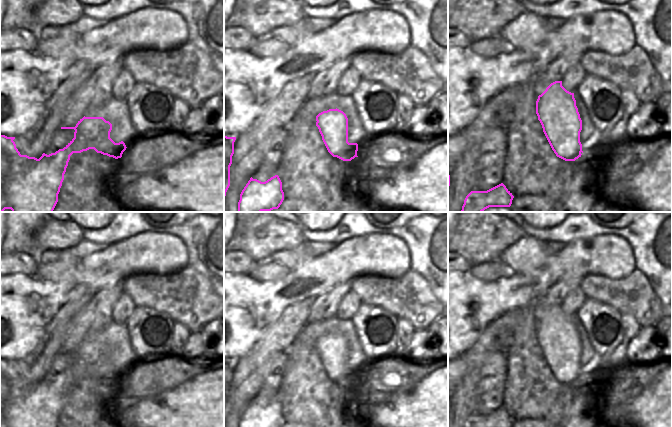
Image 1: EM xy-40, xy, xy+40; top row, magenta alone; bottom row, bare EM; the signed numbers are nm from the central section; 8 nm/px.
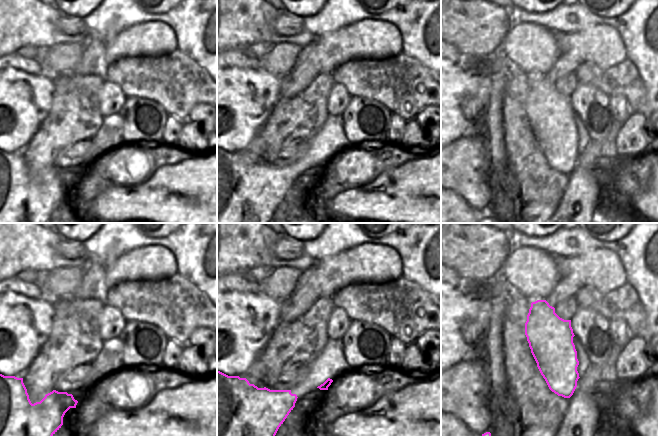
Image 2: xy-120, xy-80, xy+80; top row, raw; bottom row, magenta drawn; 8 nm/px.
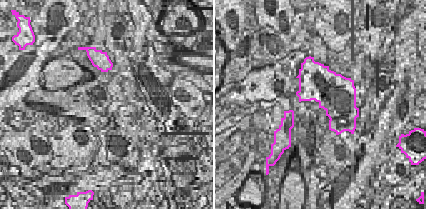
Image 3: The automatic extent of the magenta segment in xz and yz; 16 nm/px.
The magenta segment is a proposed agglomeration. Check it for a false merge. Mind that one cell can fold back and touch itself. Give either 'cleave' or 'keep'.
cleave

